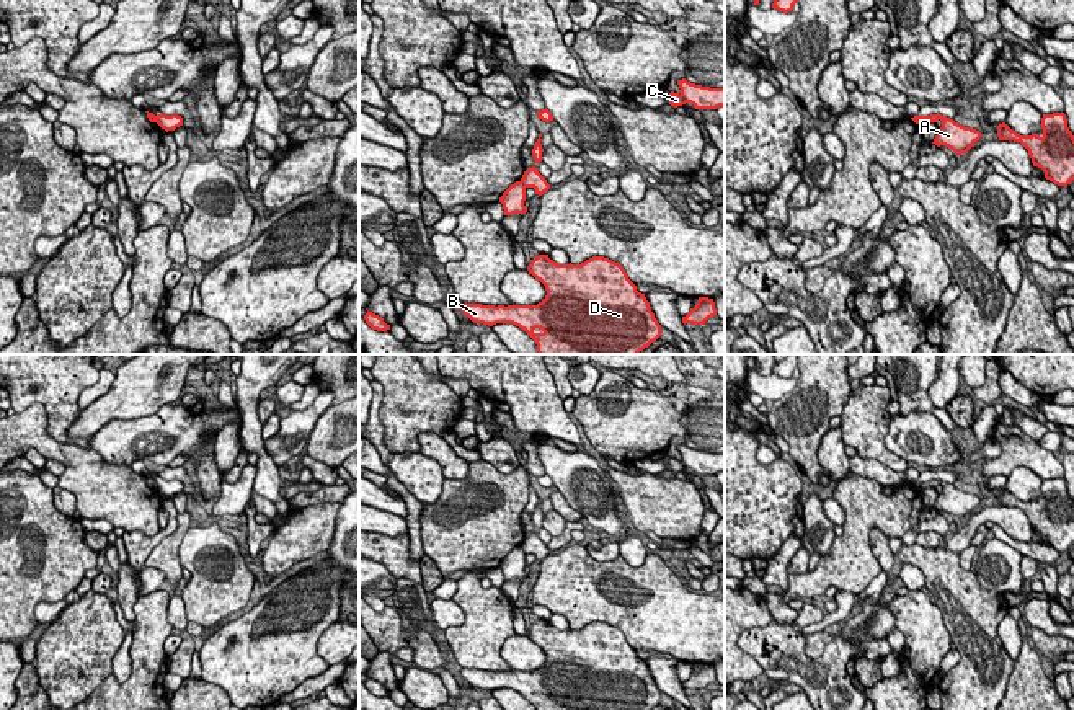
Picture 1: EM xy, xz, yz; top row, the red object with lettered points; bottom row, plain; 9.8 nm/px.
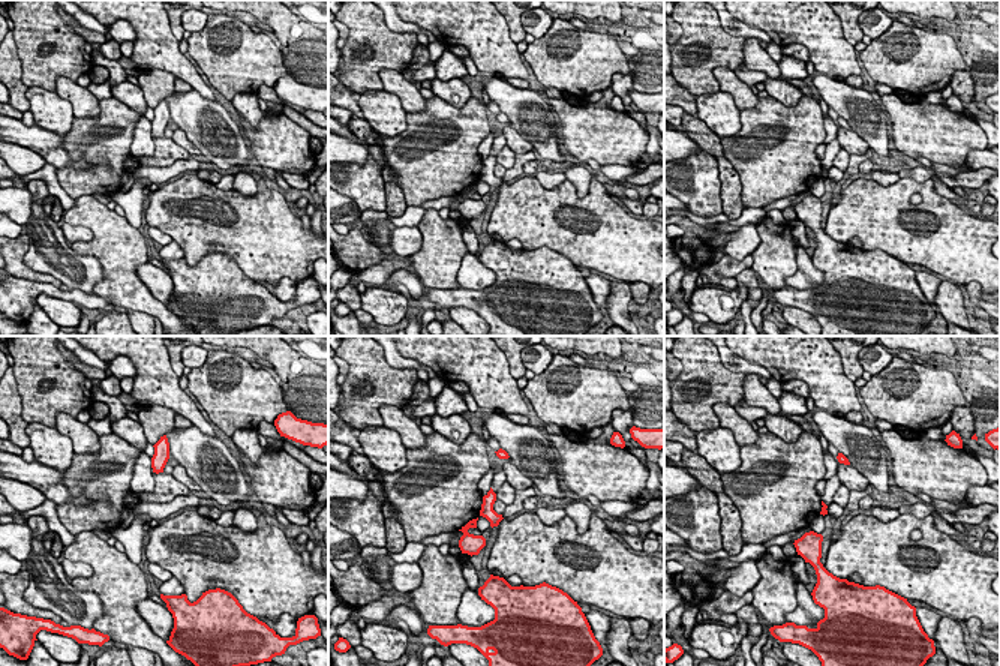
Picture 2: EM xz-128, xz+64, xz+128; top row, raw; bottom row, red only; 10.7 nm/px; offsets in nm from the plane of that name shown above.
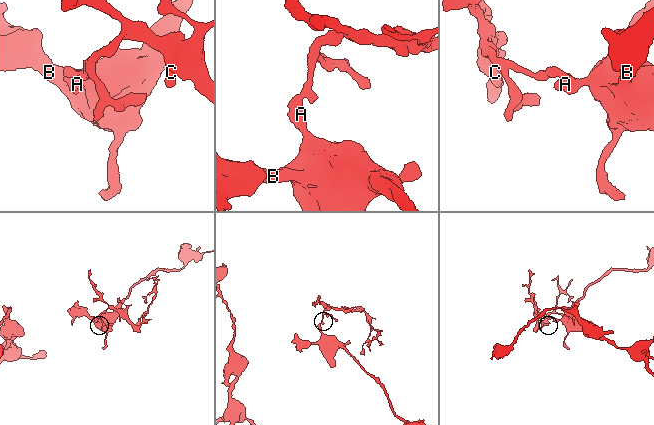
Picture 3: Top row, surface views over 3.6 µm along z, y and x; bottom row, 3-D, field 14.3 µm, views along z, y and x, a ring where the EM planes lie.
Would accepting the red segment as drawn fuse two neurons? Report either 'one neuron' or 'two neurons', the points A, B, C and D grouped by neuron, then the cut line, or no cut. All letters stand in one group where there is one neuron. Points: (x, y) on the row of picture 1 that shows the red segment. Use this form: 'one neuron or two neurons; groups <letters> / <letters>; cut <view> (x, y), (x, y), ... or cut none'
two neurons; groups A B D / C; cut xz (519, 181), (526, 186)

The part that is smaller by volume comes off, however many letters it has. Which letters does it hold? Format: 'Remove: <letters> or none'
Remove: C

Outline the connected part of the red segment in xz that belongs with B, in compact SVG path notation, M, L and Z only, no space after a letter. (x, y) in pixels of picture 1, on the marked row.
M539 255L527 271L547 291L537 305L462 304L462 313L473 323L519 326L535 341L539 354L638 354L661 336L661 325L645 294L609 258L592 256L581 264L558 264L548 255Z

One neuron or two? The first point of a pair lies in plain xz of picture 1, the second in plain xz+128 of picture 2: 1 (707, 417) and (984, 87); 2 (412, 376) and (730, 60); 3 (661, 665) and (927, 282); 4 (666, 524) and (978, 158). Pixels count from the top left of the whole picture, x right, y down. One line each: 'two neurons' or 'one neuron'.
1: one neuron
2: one neuron
3: one neuron
4: two neurons

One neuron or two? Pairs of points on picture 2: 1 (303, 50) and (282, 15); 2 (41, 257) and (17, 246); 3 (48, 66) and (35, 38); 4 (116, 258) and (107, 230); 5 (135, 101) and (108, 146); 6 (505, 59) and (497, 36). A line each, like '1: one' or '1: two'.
1: one
2: two
3: one
4: one
5: two
6: one

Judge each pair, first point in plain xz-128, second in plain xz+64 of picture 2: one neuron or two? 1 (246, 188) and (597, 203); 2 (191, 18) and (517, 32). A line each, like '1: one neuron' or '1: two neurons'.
1: two neurons
2: two neurons

